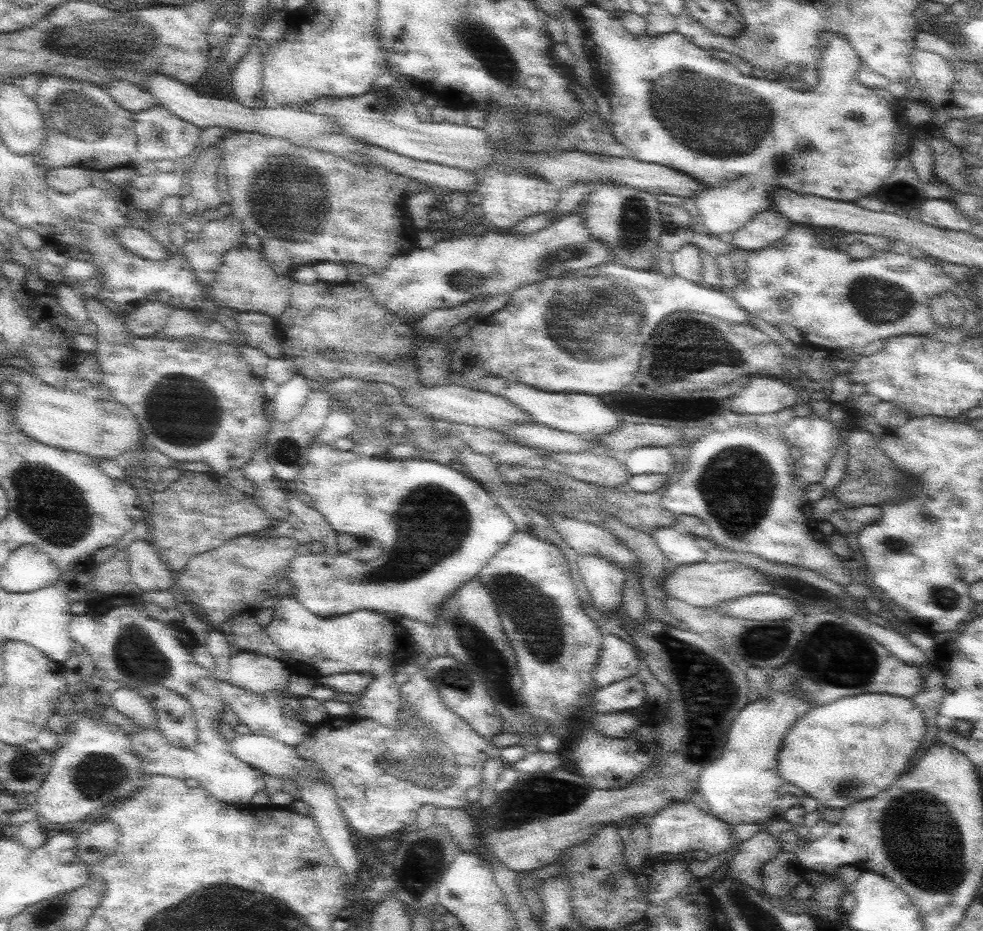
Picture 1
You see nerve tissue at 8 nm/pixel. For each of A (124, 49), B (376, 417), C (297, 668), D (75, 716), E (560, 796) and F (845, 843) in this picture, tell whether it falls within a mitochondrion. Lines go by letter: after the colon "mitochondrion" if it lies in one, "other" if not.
A: mitochondrion
B: mitochondrion
C: other
D: other
E: mitochondrion
F: other

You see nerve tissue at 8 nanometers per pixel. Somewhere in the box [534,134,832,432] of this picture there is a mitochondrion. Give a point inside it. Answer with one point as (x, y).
(592, 315)

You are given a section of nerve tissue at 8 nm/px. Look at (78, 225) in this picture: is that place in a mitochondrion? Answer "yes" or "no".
yes

